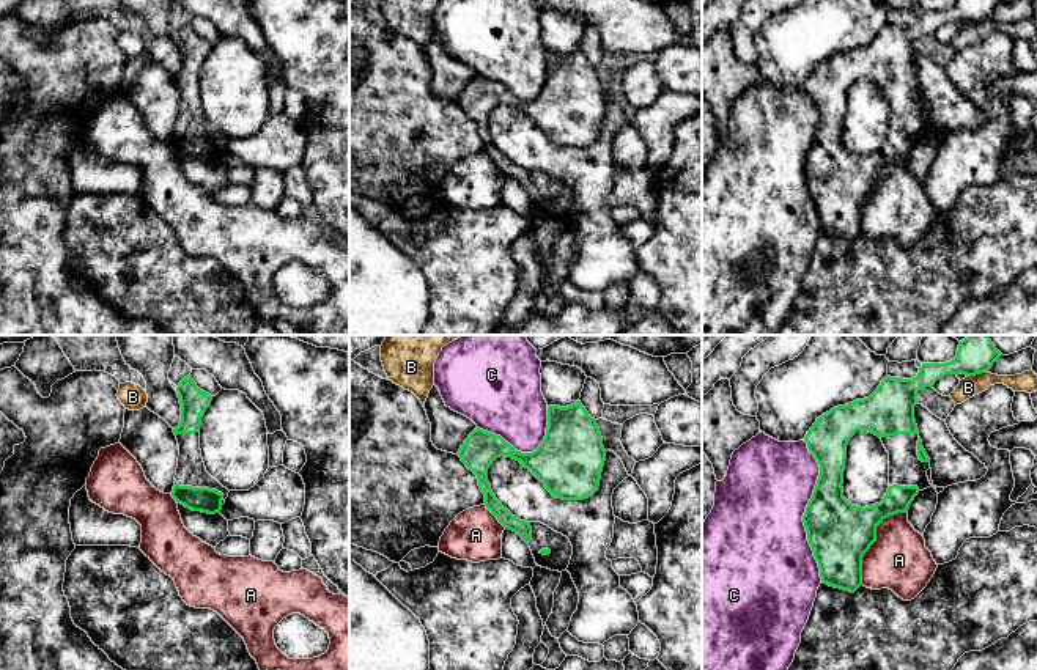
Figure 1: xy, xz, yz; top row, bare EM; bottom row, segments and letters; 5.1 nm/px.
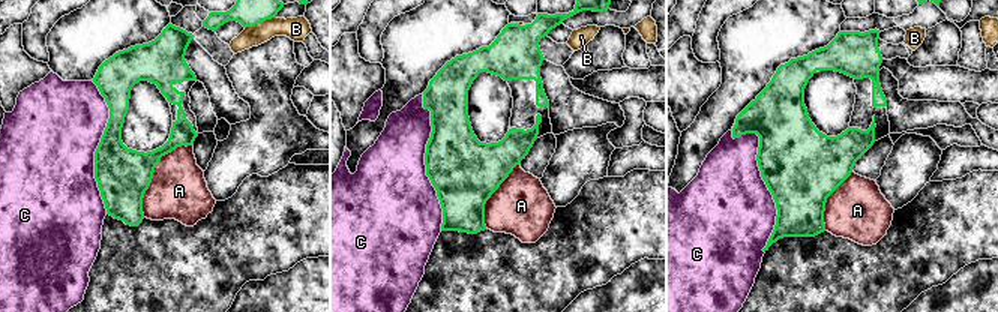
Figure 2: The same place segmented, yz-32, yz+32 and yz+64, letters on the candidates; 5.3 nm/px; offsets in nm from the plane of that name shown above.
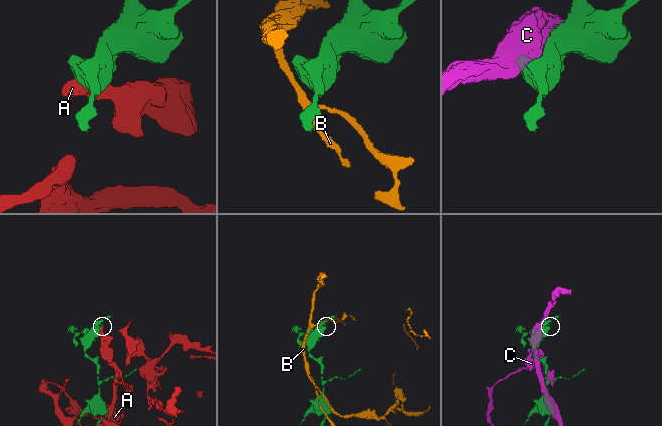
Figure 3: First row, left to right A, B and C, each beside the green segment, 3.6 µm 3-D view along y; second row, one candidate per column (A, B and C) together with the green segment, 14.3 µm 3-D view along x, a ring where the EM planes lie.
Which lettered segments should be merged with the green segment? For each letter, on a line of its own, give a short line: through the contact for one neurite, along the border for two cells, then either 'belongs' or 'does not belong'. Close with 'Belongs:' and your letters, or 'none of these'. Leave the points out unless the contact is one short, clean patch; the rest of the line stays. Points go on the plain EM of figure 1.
A: does not belong
B: does not belong
C: does not belong
Belongs: none of these

